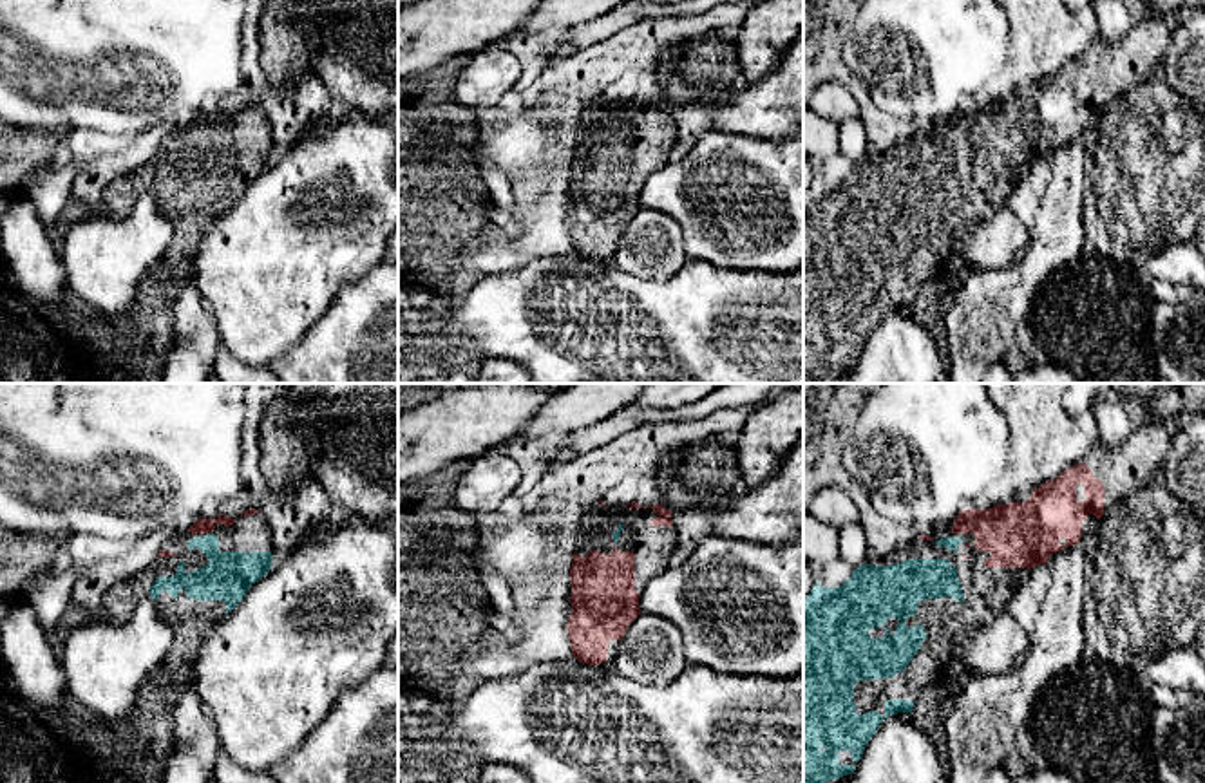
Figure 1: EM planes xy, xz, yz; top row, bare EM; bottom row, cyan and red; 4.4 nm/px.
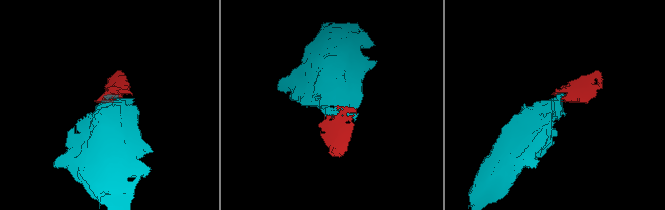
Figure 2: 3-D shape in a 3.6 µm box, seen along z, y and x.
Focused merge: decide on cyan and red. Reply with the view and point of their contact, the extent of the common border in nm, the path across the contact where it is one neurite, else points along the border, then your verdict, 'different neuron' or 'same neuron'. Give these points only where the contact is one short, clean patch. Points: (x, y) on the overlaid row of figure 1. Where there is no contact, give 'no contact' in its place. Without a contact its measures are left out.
meets cyan in xy at (207, 534); contact 40 nm long; same neuron

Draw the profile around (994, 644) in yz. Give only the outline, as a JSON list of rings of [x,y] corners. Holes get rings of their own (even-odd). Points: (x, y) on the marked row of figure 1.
[[[1002,609],[968,631],[944,669],[937,691],[944,703],[979,676],[1008,671],[1028,647],[1028,631]]]

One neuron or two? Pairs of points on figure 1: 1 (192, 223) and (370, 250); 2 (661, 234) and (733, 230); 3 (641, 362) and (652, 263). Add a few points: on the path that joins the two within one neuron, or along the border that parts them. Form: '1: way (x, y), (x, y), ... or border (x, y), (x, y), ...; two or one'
1: border (223, 210), (205, 232), (192, 263); two
2: border (646, 207), (664, 212), (675, 221), (688, 257); two
3: border (688, 259), (657, 281), (625, 273), (612, 261); two

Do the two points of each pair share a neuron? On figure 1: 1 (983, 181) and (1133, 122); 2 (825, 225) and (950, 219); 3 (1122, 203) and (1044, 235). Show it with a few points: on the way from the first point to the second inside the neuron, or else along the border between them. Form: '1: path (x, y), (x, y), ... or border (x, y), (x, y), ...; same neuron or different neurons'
1: border (1110, 103), (1081, 136); different neurons
2: path (856, 225), (891, 225), (896, 219), (920, 219); same neuron
3: border (1084, 176), (1082, 226), (1086, 241); different neurons

